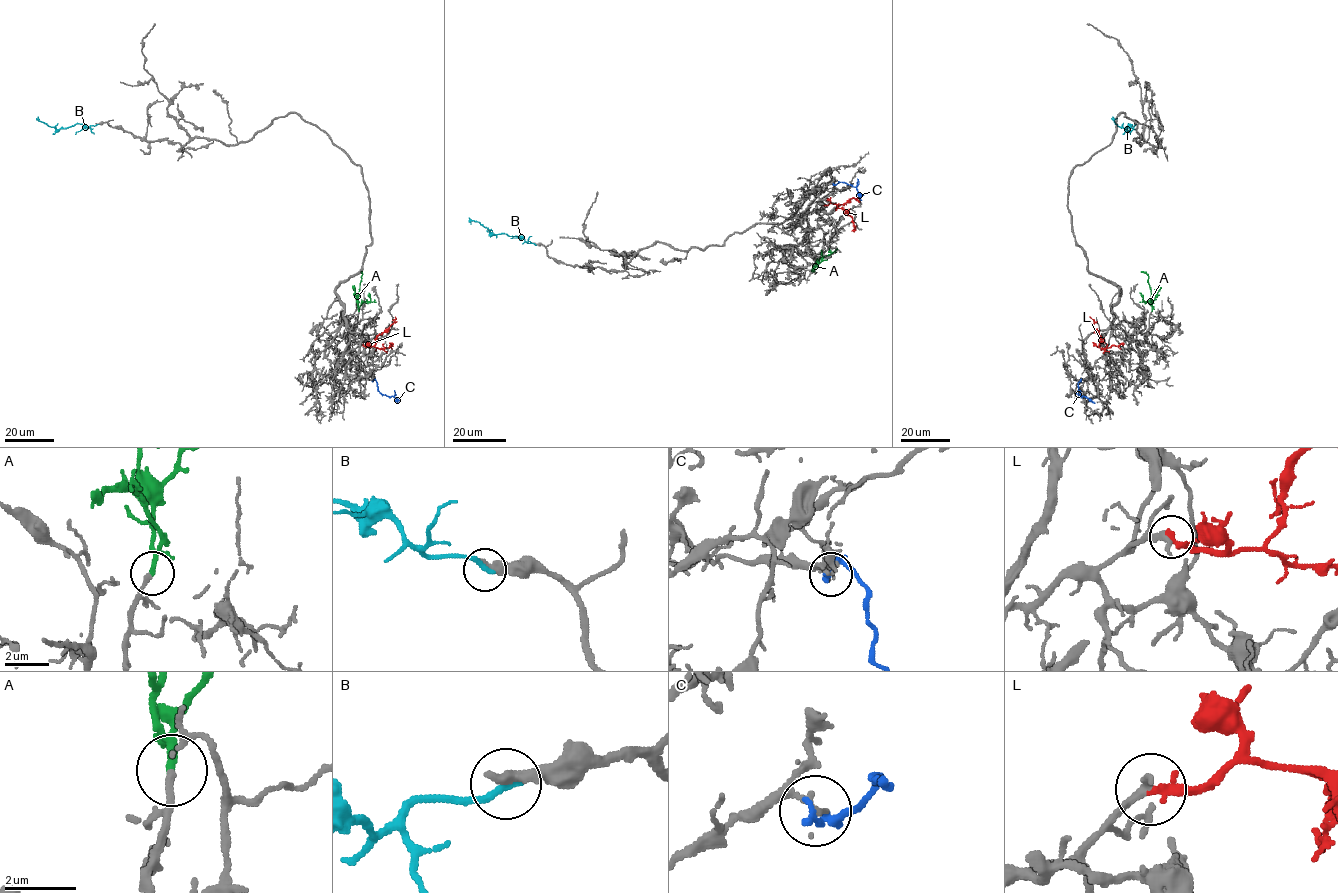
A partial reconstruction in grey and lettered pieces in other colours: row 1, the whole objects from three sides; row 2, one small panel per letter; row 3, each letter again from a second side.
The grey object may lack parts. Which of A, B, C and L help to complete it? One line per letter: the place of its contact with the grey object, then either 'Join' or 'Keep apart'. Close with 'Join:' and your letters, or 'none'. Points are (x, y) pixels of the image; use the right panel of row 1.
A: Touches grey at (1152, 311). Join
B: Touches grey at (1136, 124). Keep apart
C: Touches grey at (1080, 381). Keep apart
L: Touches grey at (1100, 345). Join
Join: A, L

